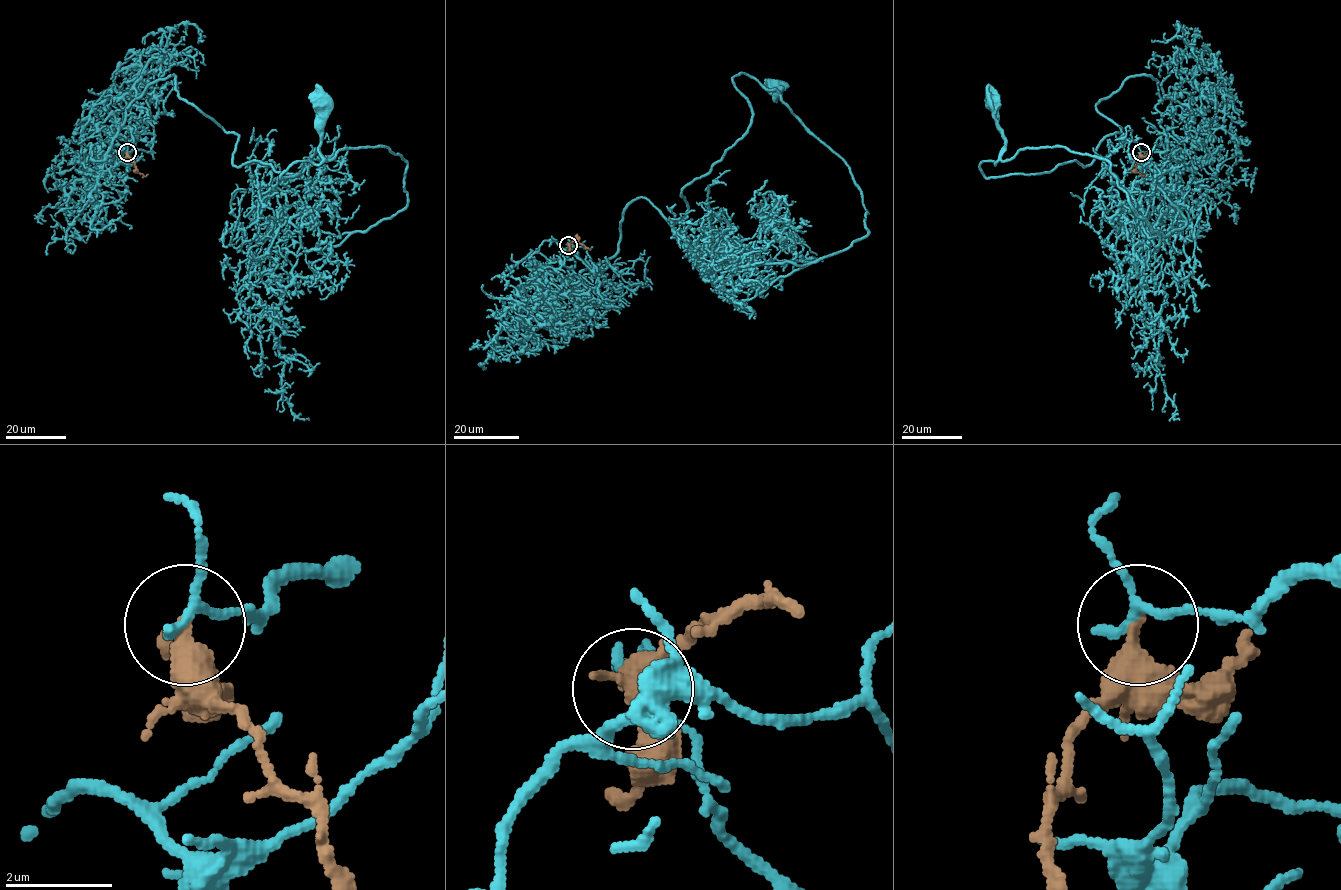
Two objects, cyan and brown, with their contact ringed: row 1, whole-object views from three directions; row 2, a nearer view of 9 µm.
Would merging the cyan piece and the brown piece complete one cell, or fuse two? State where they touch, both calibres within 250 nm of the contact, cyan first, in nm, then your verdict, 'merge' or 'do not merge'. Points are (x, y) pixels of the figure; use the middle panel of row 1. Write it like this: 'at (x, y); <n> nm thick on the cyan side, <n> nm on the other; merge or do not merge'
at (568, 245); 160 nm thick on the cyan side, 400 nm on the other; do not merge

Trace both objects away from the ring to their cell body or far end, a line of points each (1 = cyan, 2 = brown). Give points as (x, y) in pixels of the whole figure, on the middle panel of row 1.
1: (568, 245), (596, 271), (573, 295), (628, 205), (674, 225), (742, 137), (732, 78), (775, 88)
2: (568, 245), (578, 240), (591, 249)

